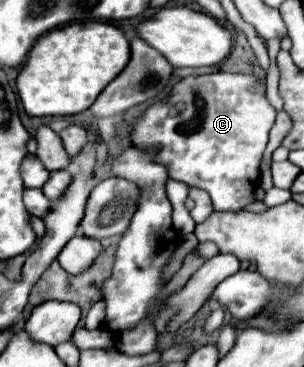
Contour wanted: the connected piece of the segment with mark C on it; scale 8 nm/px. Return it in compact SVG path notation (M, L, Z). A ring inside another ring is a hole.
M216 72L182 78L168 100L152 104L142 114L132 128L132 142L138 148L162 146L156 160L168 166L170 178L206 190L214 210L244 210L256 202L260 160L276 118L262 90L266 90L262 80L244 74Z

